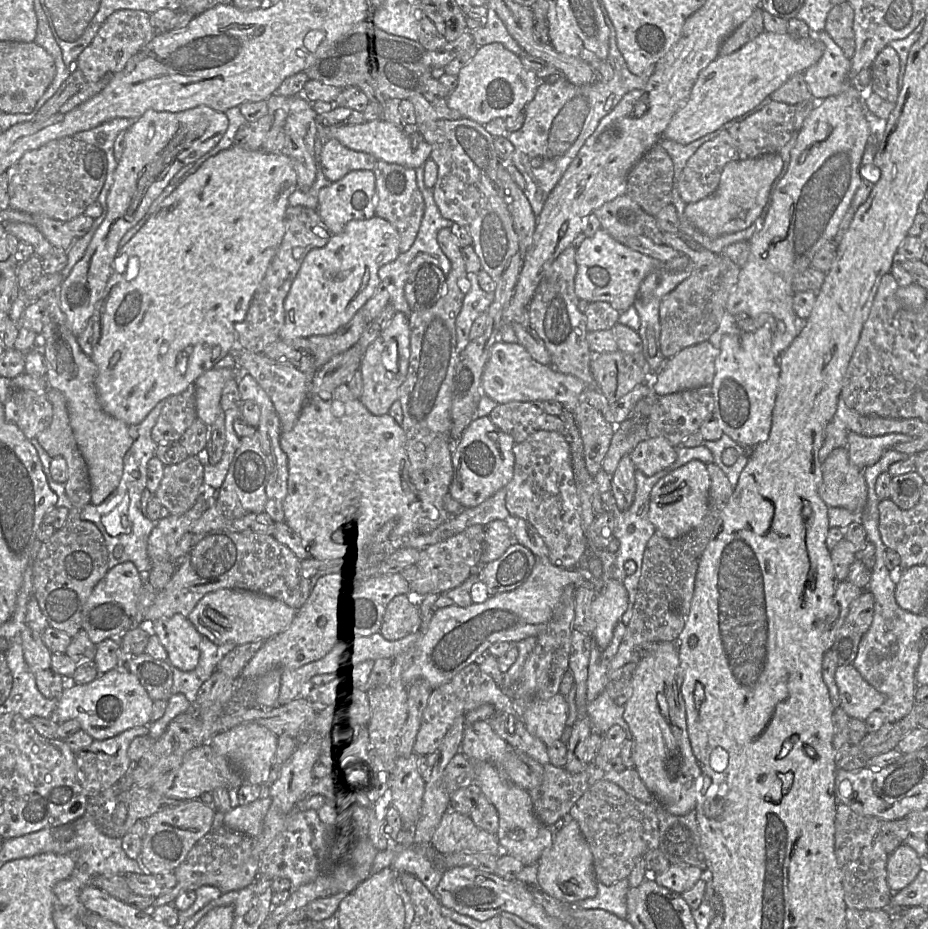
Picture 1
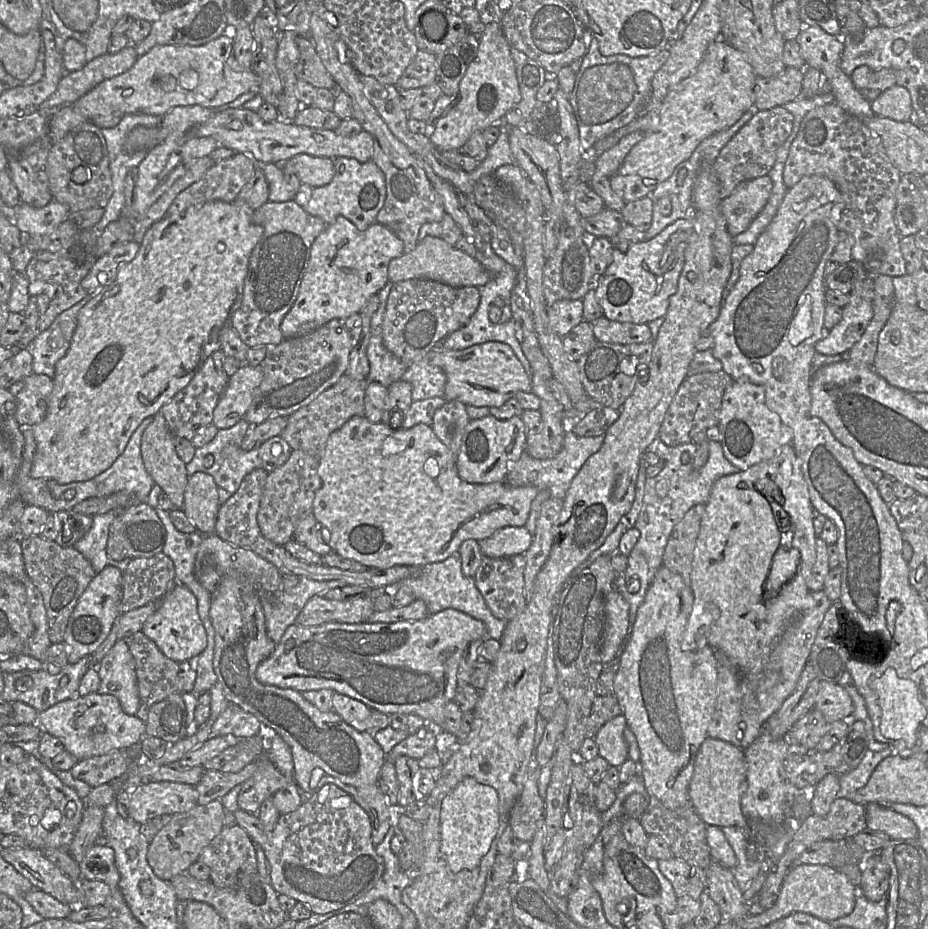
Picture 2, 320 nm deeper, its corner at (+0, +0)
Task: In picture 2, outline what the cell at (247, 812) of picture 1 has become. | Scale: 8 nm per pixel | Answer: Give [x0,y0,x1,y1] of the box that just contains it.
[209,576,395,845]

